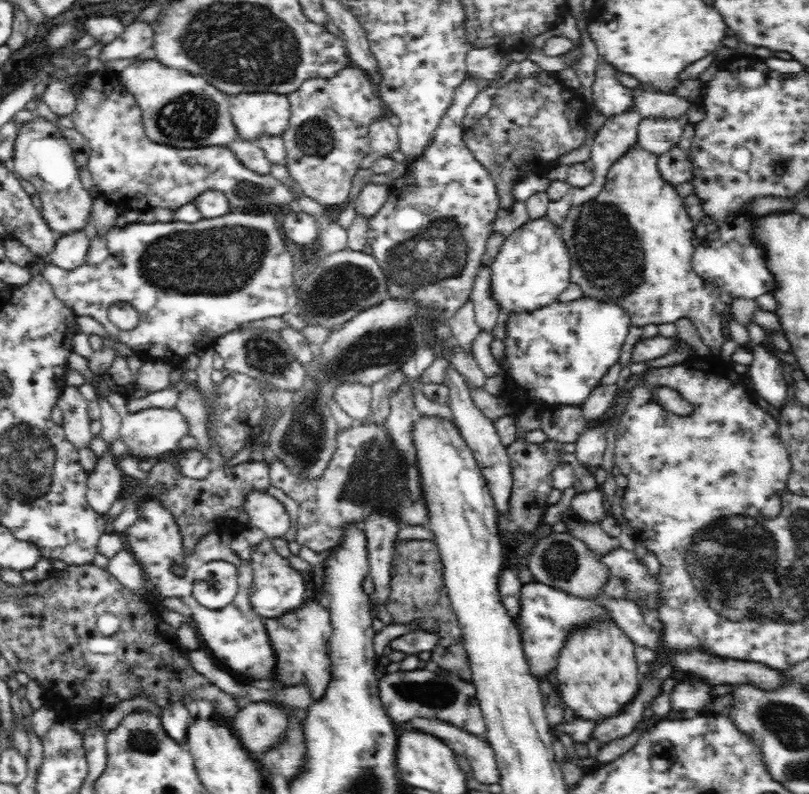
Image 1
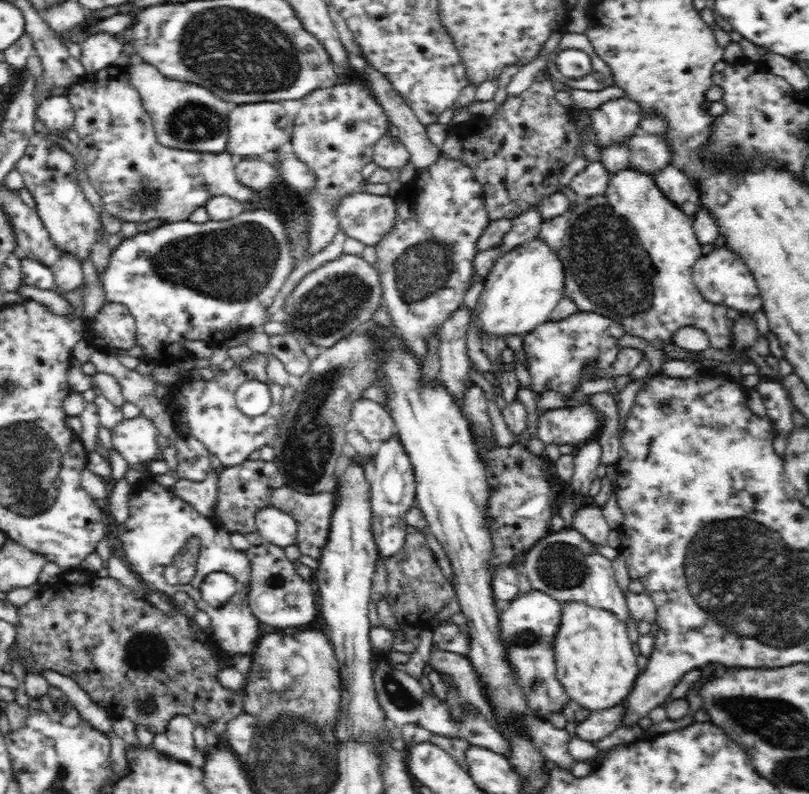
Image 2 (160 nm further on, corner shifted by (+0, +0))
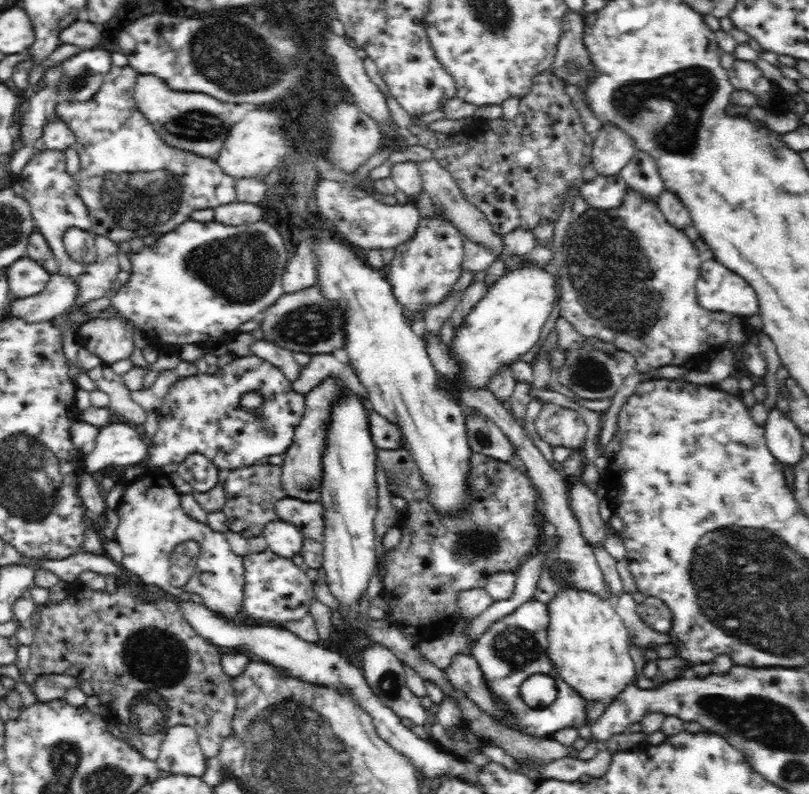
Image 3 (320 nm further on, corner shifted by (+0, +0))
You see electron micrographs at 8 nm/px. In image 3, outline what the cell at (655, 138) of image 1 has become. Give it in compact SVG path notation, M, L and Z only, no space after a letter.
M637 151L621 170L621 177L628 189L639 192L644 200L652 200L657 204L657 198L664 190L656 161L648 153Z

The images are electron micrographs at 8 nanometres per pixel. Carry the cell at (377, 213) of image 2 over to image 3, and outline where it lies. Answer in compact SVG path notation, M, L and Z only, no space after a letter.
M318 180L316 184L317 204L320 206L318 213L322 214L325 222L333 227L355 248L383 249L394 248L400 243L412 239L416 228L419 227L419 210L410 202L405 205L388 205L378 202L364 190L356 190L349 186L332 182L332 180Z

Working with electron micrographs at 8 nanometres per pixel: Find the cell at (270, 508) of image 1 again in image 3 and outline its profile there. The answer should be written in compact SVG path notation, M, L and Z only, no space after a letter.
M270 522L264 528L263 536L266 539L268 549L278 556L292 559L296 554L301 554L303 536L296 526L288 522Z

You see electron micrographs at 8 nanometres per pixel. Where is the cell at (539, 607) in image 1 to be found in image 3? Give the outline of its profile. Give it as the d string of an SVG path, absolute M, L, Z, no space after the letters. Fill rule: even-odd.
M532 598L514 612L508 613L508 616L494 621L482 636L471 642L469 653L479 662L484 681L490 687L494 699L498 699L504 707L504 716L490 717L500 725L538 739L554 738L554 734L563 728L578 729L591 724L591 721L587 720L587 701L561 679L546 651L548 622L547 603ZM533 674L544 674L554 679L557 697L552 704L535 708L528 706L522 699L521 684Z

